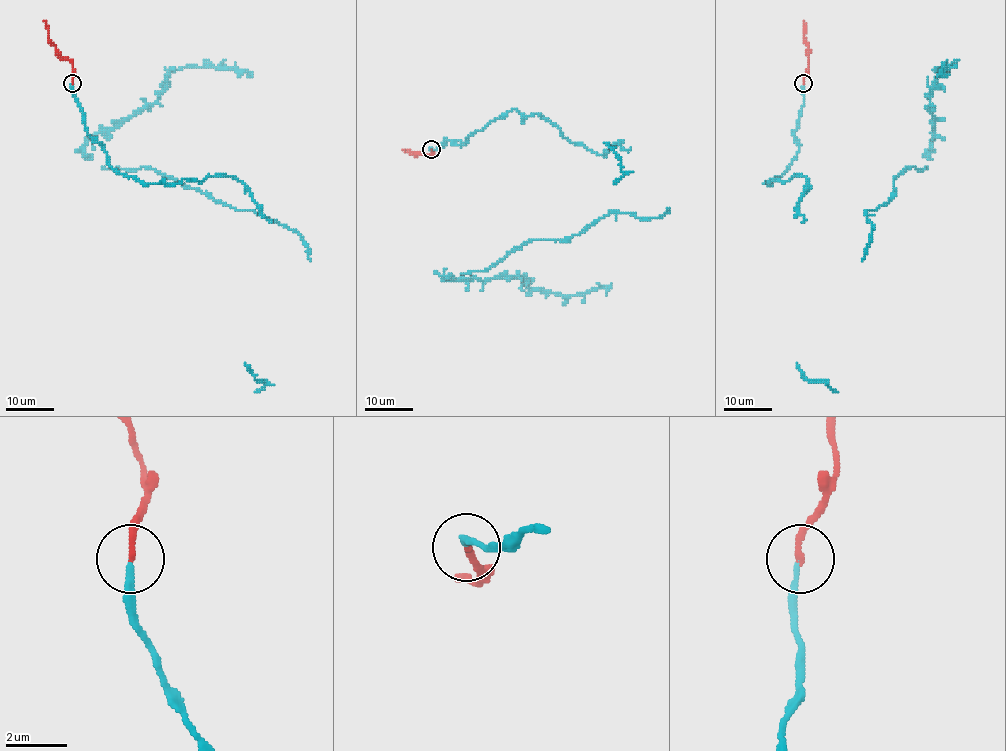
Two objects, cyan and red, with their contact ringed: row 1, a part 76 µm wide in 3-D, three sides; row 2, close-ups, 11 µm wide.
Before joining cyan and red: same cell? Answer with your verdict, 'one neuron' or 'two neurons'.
one neuron

